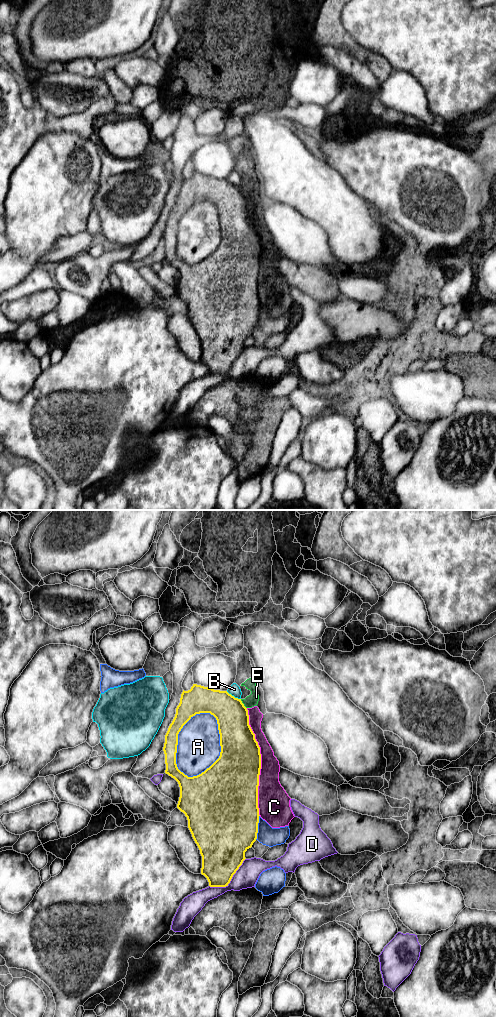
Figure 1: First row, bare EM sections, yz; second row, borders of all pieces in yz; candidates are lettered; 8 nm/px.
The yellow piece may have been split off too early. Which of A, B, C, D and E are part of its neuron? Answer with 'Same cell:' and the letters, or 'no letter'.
Same cell: no letter

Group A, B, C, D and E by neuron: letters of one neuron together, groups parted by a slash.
A / B / C E / D

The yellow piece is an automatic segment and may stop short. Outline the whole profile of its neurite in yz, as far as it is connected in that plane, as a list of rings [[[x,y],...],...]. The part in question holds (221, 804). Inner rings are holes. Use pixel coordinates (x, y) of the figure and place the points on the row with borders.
[[[193,684],[190,690],[183,690],[181,694],[175,717],[165,735],[163,751],[166,764],[165,773],[174,778],[180,787],[177,808],[187,817],[188,828],[202,856],[201,874],[207,878],[210,887],[226,887],[246,859],[245,852],[252,847],[257,839],[258,833],[260,816],[258,808],[258,786],[261,754],[255,734],[249,725],[248,710],[241,699],[235,698],[227,691],[214,690]],[[200,713],[210,713],[216,718],[220,734],[221,752],[219,758],[204,772],[197,776],[188,777],[178,769],[176,764],[178,734],[193,716]]]

